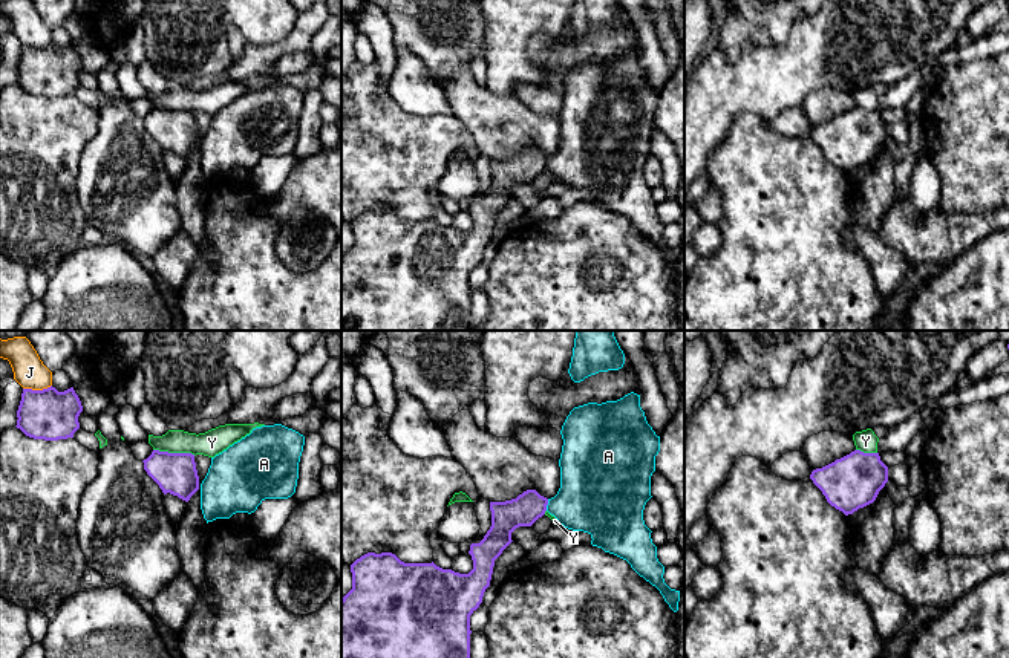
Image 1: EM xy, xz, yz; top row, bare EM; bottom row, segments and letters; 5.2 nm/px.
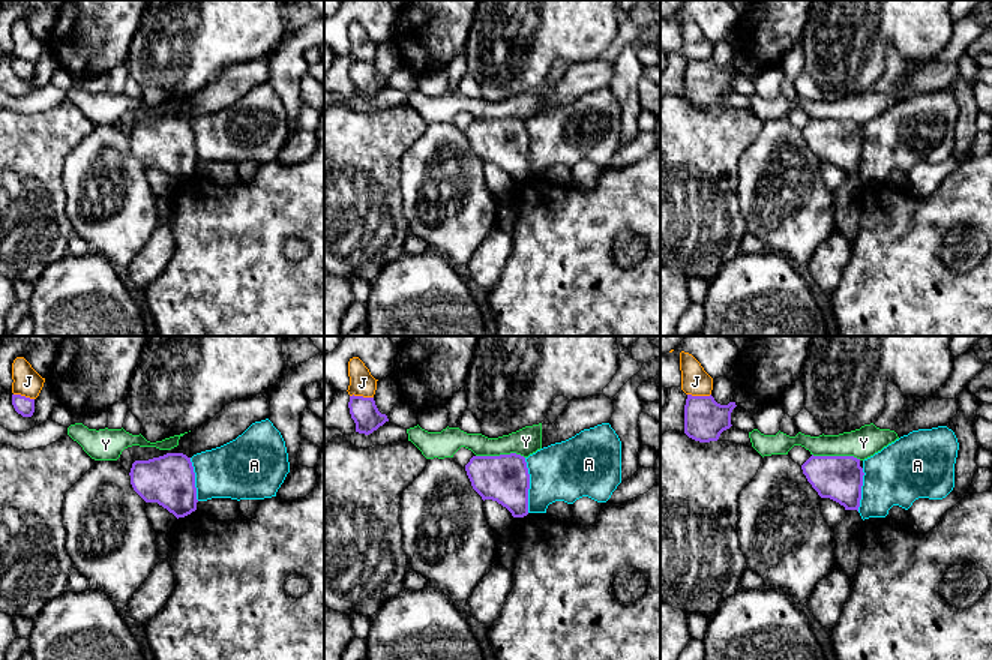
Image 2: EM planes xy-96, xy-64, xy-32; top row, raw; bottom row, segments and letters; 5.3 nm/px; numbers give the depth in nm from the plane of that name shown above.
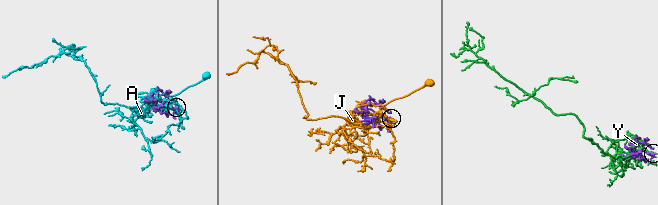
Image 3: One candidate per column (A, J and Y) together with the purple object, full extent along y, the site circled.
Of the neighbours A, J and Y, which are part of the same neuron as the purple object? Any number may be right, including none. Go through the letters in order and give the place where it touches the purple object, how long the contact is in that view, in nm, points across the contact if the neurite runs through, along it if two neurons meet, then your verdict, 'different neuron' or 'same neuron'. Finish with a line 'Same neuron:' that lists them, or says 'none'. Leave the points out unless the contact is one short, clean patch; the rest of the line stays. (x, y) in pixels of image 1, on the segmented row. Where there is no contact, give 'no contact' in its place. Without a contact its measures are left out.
A: meets purple in xz at (547, 504); contact 70 nm long; different neuron
J: meets purple in xy at (37, 390); contact 150 nm long; different neuron
Y: meets purple in xy at (175, 453); contact 220 nm long; different neuron
Same neuron: none

